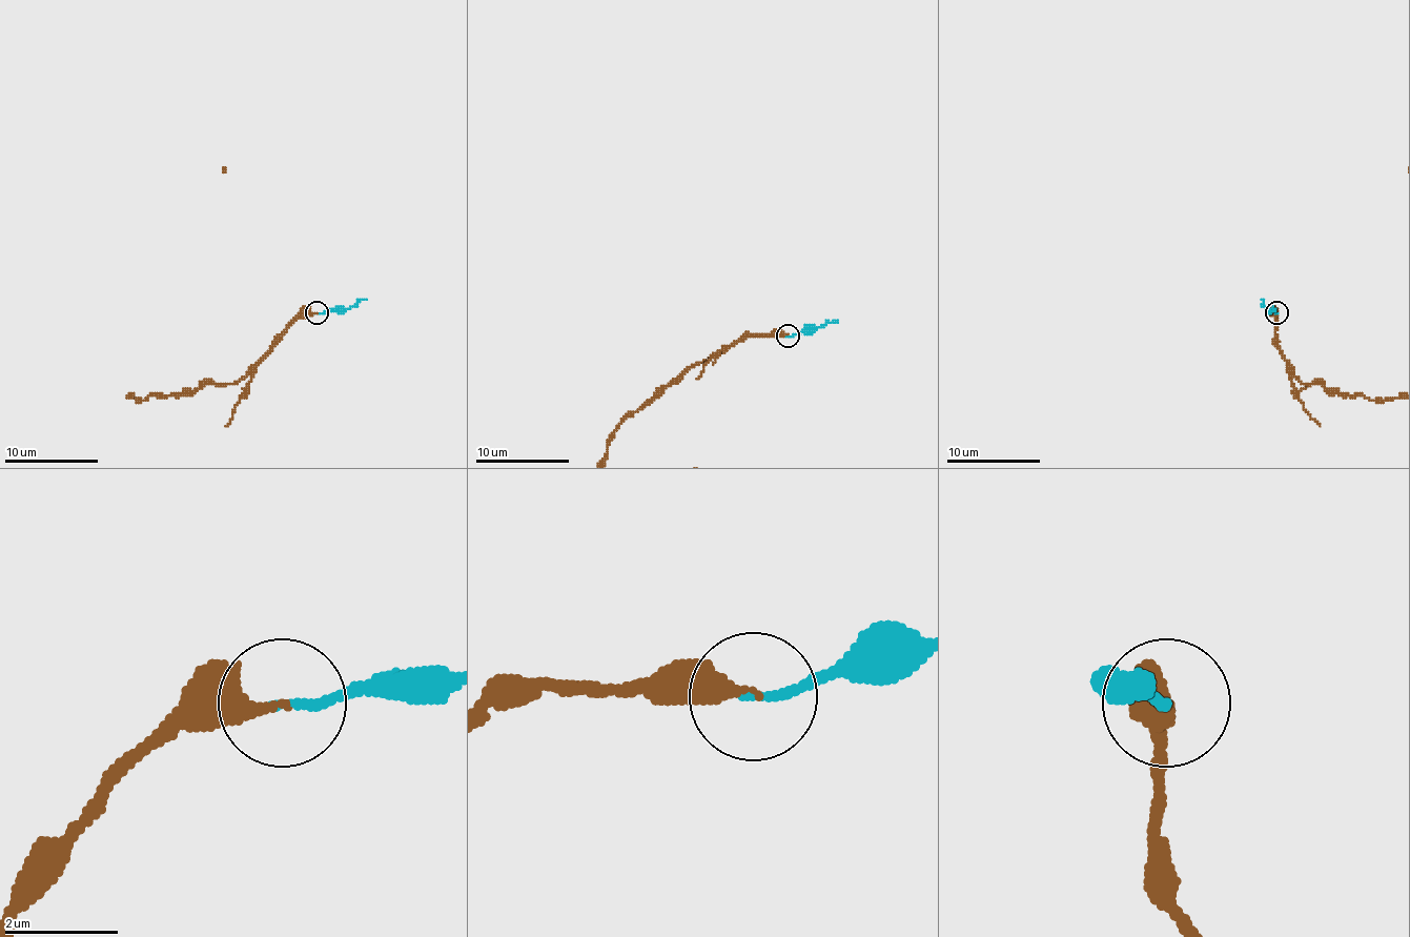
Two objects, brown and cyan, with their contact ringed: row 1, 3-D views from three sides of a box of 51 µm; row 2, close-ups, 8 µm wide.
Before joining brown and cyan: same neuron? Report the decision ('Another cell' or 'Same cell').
Same cell

